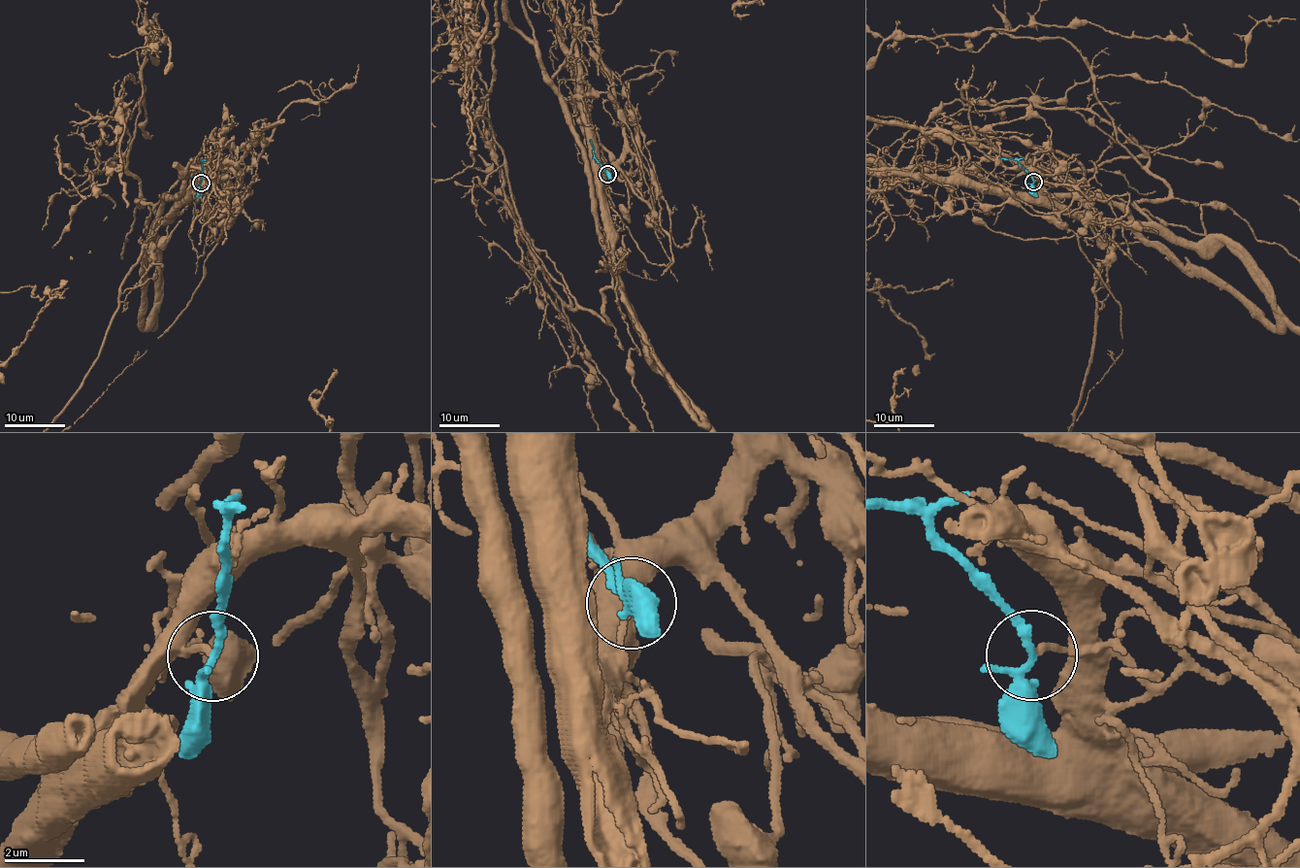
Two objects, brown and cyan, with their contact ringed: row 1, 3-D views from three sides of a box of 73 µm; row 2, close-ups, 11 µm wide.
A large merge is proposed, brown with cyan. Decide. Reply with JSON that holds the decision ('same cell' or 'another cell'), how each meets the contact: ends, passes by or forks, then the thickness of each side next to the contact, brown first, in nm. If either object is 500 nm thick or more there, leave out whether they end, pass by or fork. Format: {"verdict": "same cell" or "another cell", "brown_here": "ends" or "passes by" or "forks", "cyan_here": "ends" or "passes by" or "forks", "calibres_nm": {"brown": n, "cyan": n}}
{"verdict": "same cell", "brown_here": "ends", "cyan_here": "forks", "calibres_nm": {"brown": 120, "cyan": 190}}

